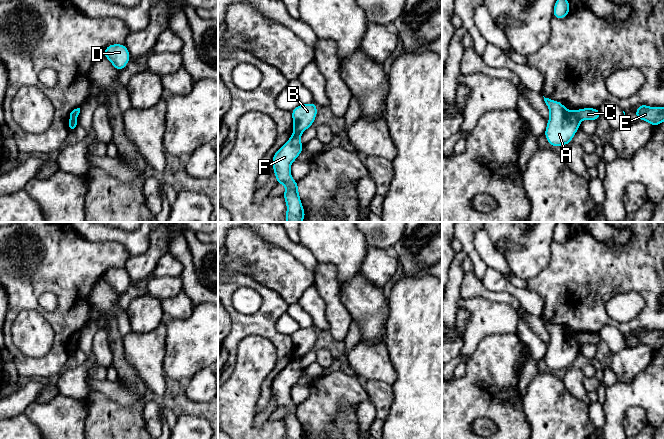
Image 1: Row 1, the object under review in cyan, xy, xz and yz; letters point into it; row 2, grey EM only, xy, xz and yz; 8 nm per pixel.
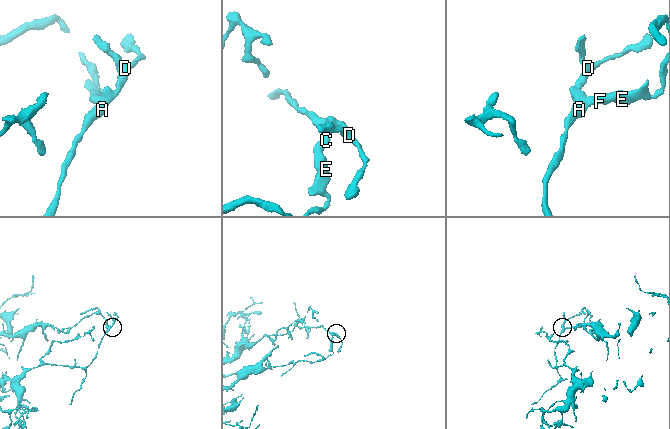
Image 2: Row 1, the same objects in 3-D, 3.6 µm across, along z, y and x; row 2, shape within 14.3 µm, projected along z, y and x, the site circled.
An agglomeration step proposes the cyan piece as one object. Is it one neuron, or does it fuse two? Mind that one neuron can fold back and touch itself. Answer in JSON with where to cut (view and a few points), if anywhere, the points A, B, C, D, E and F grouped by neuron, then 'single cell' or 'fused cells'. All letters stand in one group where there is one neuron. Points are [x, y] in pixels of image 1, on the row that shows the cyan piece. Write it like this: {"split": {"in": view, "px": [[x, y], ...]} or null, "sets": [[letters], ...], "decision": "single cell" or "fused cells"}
{"split": {"in": "xy", "px": [[77, 115], [68, 122]]}, "sets": [["A", "B", "D"], ["C", "E", "F"]], "decision": "fused cells"}

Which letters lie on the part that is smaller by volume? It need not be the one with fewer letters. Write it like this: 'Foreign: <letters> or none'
Foreign: A, B, D

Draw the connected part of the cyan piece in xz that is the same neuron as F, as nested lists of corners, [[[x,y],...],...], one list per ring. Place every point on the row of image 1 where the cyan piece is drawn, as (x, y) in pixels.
[[[293,133],[288,141],[273,155],[272,167],[276,176],[276,184],[284,184],[287,188],[282,194],[286,201],[286,222],[302,222],[305,215],[299,192],[298,182],[291,176],[291,164],[304,151],[301,134]]]

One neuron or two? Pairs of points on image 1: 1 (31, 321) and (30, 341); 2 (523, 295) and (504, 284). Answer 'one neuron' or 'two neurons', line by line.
1: one neuron
2: one neuron

